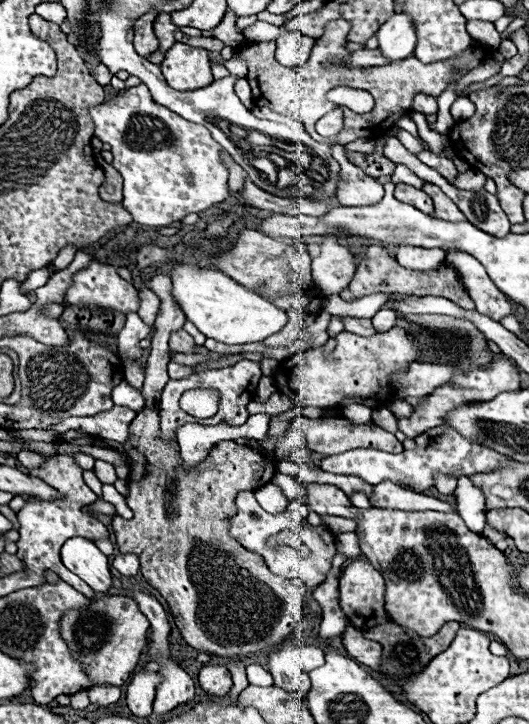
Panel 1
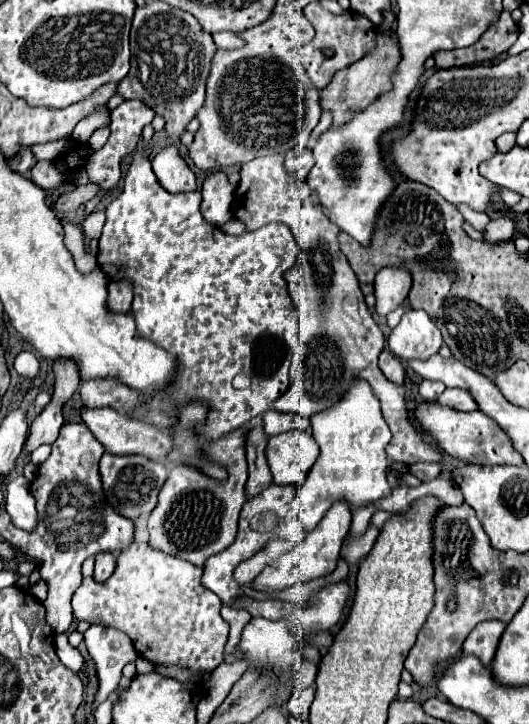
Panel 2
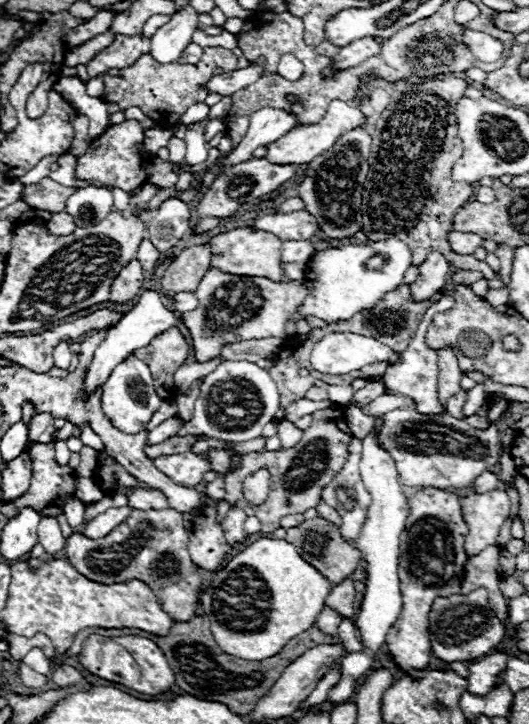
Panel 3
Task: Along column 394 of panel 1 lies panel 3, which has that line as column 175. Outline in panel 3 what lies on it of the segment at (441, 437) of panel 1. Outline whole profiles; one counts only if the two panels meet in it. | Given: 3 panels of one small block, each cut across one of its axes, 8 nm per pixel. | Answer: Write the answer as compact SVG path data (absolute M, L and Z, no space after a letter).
M192 452L158 456L158 458L154 458L154 466L160 472L164 472L168 478L172 478L184 486L200 484L202 476L212 470L210 460L206 456L196 456Z

